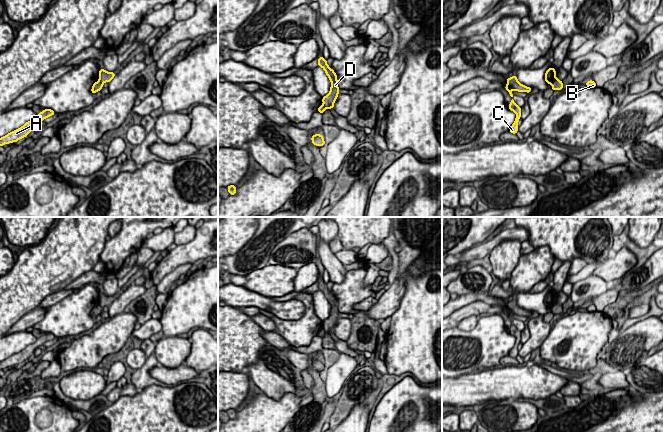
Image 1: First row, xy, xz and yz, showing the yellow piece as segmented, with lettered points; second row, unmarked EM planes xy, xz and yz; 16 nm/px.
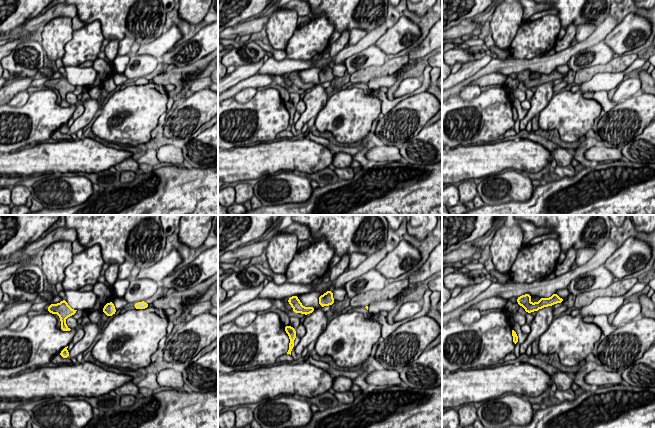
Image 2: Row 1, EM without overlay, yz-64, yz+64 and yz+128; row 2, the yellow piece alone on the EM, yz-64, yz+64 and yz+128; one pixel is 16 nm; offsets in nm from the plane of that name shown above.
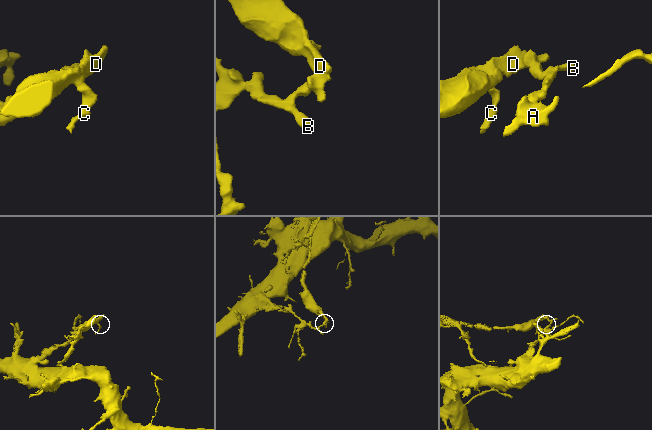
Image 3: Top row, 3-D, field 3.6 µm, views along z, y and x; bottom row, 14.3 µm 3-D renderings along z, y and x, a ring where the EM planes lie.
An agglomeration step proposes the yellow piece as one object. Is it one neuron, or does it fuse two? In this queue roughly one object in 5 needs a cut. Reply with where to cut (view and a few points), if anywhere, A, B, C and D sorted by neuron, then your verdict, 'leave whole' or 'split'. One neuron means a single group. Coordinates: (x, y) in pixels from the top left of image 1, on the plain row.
yz (556, 302), (552, 308) | A B / C D | split

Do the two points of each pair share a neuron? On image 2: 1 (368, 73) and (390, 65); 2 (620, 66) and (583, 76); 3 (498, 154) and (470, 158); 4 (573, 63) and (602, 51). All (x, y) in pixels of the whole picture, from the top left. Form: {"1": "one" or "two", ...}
{"1": "one", "2": "one", "3": "one", "4": "one"}

